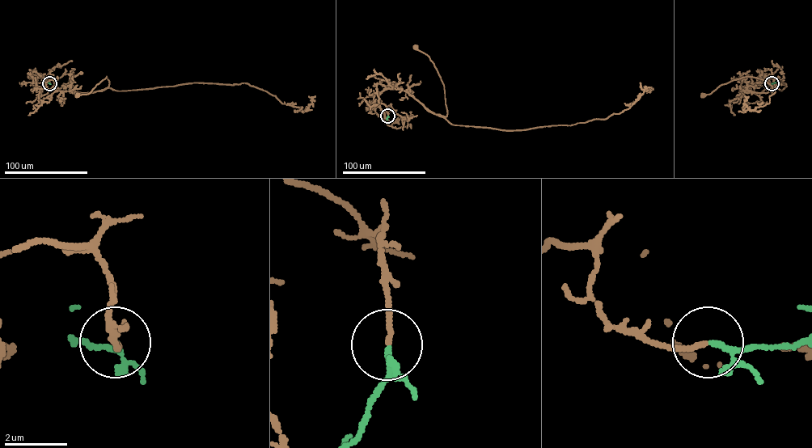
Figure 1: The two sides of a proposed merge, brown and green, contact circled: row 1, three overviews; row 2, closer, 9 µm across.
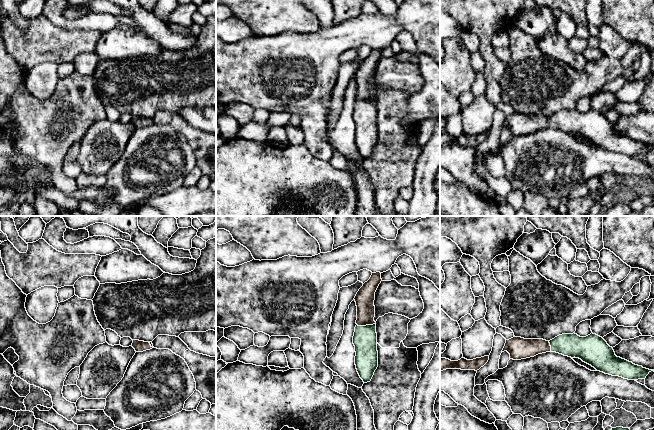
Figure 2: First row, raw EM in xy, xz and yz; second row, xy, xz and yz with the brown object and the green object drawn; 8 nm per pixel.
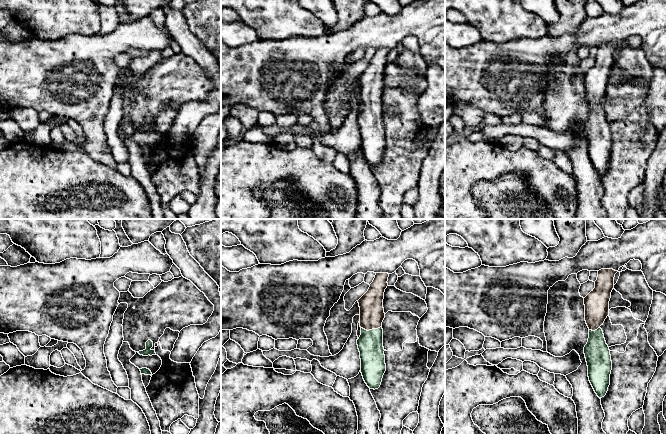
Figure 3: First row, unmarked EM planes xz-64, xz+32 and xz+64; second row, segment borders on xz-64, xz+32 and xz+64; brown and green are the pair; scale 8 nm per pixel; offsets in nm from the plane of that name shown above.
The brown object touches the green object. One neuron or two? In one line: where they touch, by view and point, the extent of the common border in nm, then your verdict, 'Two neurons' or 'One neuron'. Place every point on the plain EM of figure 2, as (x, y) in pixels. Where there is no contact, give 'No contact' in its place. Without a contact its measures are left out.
Touches brown at xz (366, 100). Shared border 150 nm. One neuron

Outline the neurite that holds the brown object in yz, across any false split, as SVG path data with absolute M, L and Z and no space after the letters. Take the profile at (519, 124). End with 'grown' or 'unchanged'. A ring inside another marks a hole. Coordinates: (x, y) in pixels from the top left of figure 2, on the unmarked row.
M575 109L562 110L550 117L543 115L524 115L514 112L513 114L506 116L502 128L504 127L507 127L510 130L510 135L513 136L526 135L546 128L556 128L571 134L579 134L583 138L594 143L597 147L612 152L619 152L628 156L645 155L651 147L654 147L617 133L613 124L610 123L602 113L593 109L586 113L580 113Z; grown

